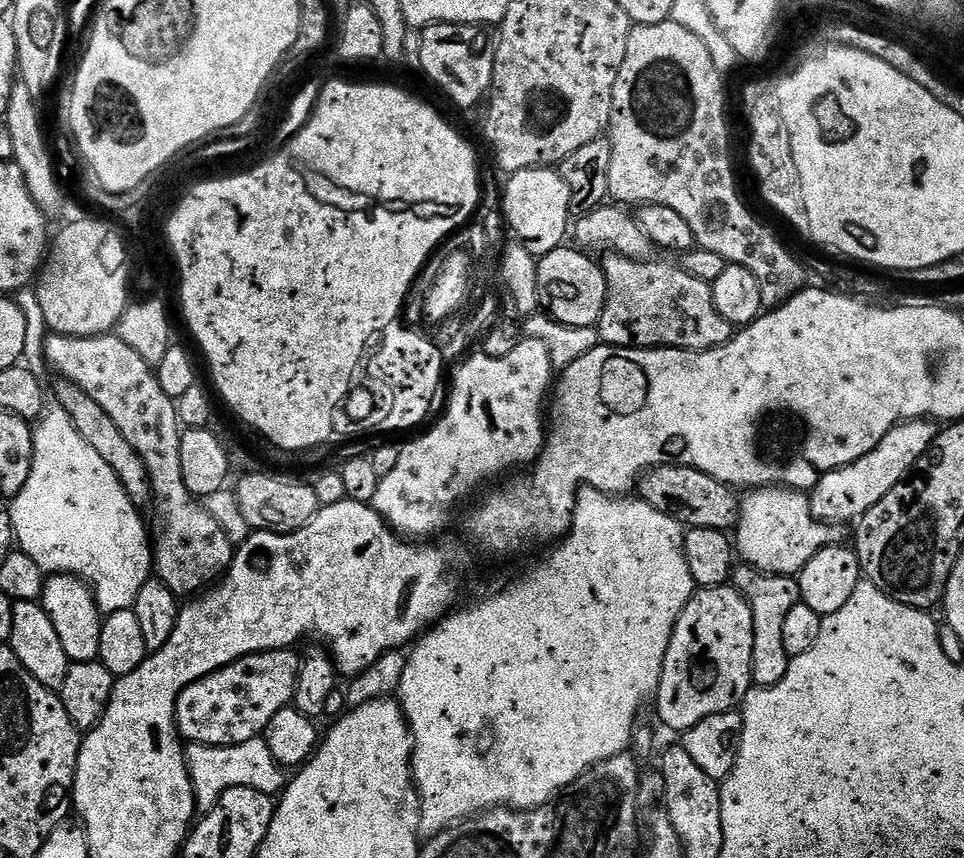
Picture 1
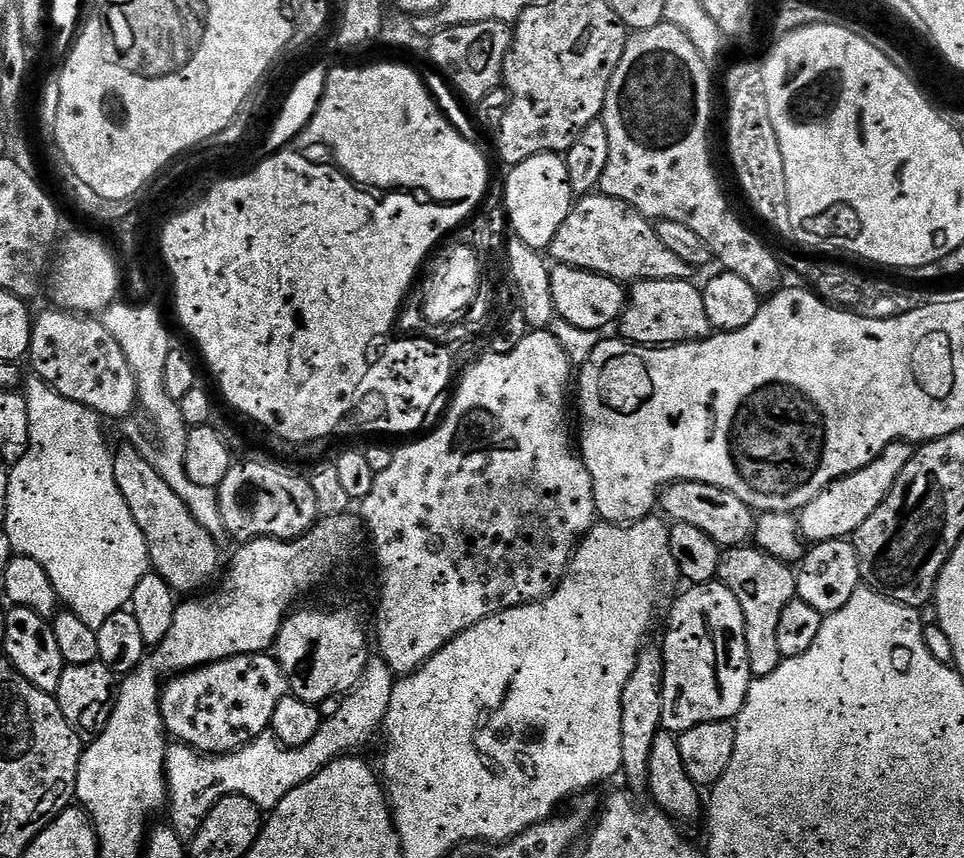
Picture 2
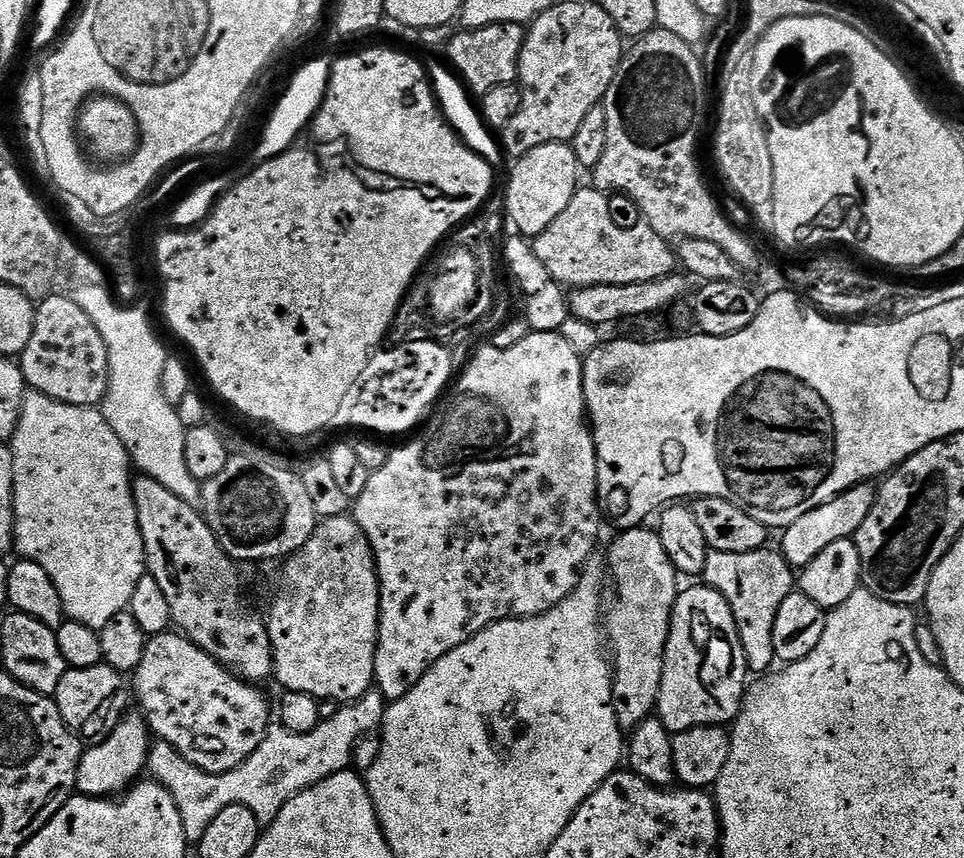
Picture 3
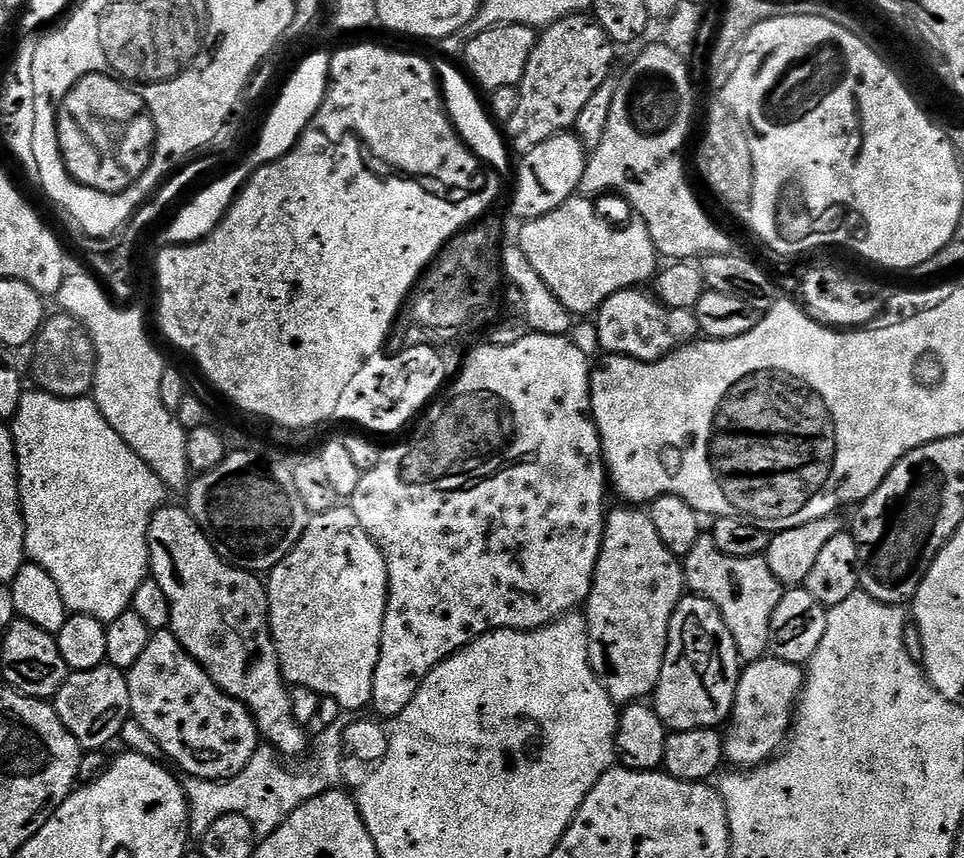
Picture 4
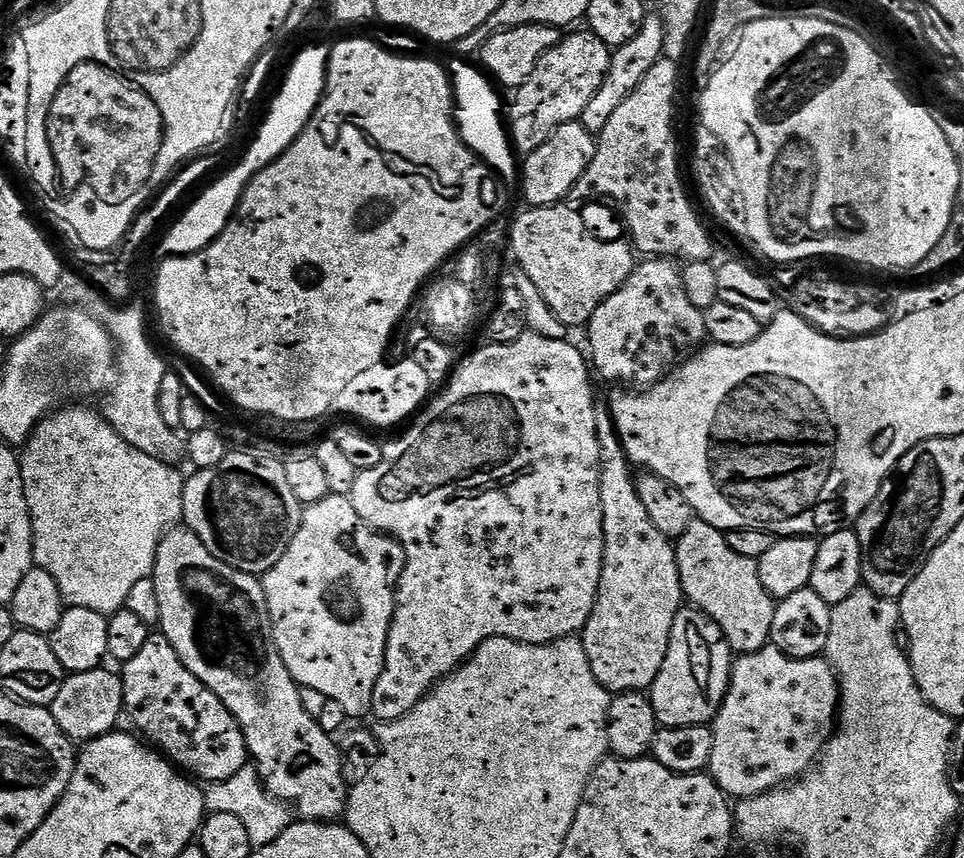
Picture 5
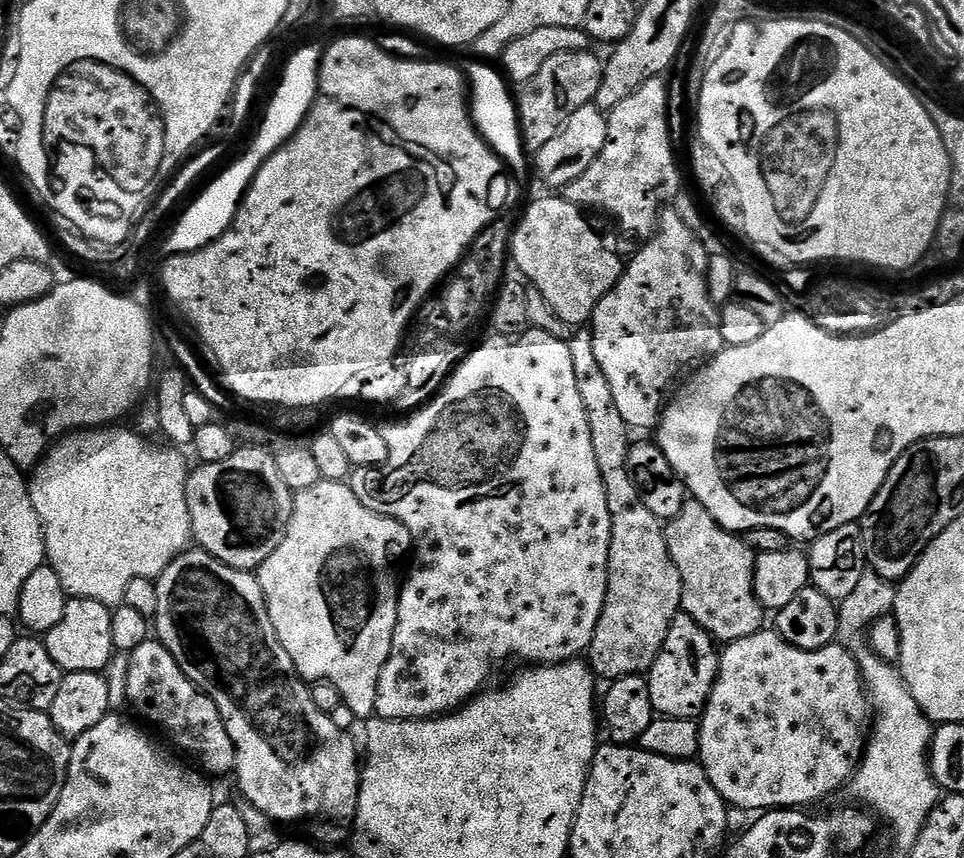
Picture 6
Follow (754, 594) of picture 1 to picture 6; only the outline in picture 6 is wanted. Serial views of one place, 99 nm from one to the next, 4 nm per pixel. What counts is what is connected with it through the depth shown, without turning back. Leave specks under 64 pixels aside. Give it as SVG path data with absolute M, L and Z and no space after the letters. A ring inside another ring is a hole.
M689 499L678 518L667 521L664 537L682 578L683 615L694 618L713 640L732 644L738 638L750 638L765 627L766 610L754 590L757 553L735 532L727 532L698 501Z

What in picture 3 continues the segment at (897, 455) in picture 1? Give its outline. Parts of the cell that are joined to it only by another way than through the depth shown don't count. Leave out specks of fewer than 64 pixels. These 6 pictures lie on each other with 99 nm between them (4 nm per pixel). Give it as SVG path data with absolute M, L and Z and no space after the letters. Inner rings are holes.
M871 483L854 486L841 496L836 496L830 502L810 510L810 514L802 514L802 518L798 518L798 522L789 524L787 528L783 529L781 536L784 537L778 544L778 550L784 555L788 565L793 570L802 569L810 562L814 562L814 558L818 558L818 554L822 554L822 550L826 550L826 546L831 546L833 542L853 539L858 526L862 526L862 522L866 522L866 514L870 514L870 510L874 510L877 489L872 487Z

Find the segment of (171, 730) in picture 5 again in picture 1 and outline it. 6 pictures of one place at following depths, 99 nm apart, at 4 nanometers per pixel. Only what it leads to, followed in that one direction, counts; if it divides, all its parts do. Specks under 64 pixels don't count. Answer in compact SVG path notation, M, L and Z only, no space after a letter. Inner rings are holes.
M281 650L244 656L238 662L186 686L176 703L176 727L179 728L181 737L194 744L209 744L219 748L261 739L266 726L270 726L270 718L274 718L278 710L289 707L296 699L301 657L294 653L292 650Z

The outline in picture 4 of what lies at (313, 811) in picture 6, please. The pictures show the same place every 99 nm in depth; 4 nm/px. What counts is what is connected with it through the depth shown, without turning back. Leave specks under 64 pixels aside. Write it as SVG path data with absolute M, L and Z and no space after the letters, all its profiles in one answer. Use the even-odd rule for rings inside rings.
M161 506L152 516L148 527L148 562L151 579L156 580L158 586L162 586L166 598L170 598L170 631L176 636L176 641L207 670L210 678L227 696L245 704L256 719L256 728L261 737L275 748L281 757L303 757L310 740L309 737L304 737L305 729L294 718L290 706L290 688L285 681L284 671L280 669L276 644L272 641L265 581L259 575L235 568L221 558L187 507L168 507Z

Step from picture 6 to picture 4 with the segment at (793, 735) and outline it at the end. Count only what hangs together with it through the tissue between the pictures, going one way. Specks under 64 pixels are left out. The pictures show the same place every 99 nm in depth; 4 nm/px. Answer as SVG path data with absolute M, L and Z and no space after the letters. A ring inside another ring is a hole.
M753 660L741 671L728 732L724 736L724 758L736 770L751 770L768 763L785 747L794 723L794 713L804 690L806 672L785 660Z

